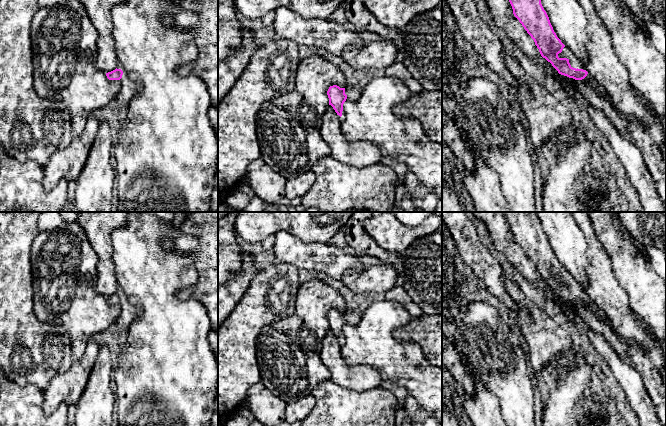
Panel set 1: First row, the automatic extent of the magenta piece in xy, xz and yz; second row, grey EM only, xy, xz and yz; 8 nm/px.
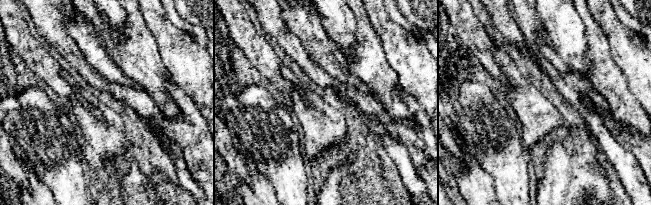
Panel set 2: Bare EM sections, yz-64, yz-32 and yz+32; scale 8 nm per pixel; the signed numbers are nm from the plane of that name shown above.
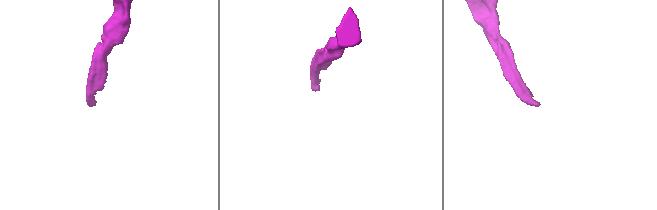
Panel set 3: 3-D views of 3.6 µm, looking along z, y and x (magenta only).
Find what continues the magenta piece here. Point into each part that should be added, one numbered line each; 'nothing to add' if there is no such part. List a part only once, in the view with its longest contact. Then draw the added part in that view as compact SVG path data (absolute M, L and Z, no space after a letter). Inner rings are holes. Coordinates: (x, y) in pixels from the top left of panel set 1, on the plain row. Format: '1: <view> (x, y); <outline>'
1: yz (629, 379); M589 297L582 304L575 304L561 298L559 298L559 301L564 313L578 327L582 327L586 331L596 351L606 360L611 372L623 388L626 398L637 416L639 426L663 426L657 417L653 401L649 397L638 372L632 365L625 363L619 357L604 335L585 325L577 312L577 306L582 305L593 312L600 320L609 322L605 313Z

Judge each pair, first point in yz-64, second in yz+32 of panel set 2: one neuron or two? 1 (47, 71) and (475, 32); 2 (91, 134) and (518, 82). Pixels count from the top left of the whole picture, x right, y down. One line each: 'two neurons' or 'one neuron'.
1: one neuron
2: one neuron

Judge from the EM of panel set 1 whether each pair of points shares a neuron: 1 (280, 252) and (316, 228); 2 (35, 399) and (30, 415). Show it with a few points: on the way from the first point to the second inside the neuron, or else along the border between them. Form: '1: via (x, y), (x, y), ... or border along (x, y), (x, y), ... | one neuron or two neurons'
1: border along (277, 232), (289, 231), (306, 242), (323, 243) | two neurons
2: via (31, 403), (30, 411) | one neuron

